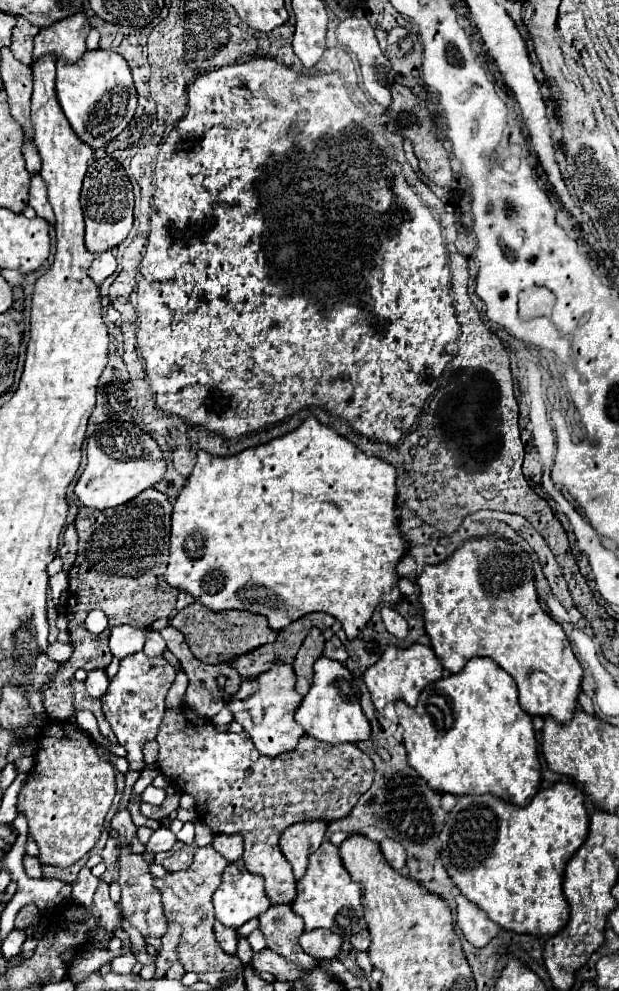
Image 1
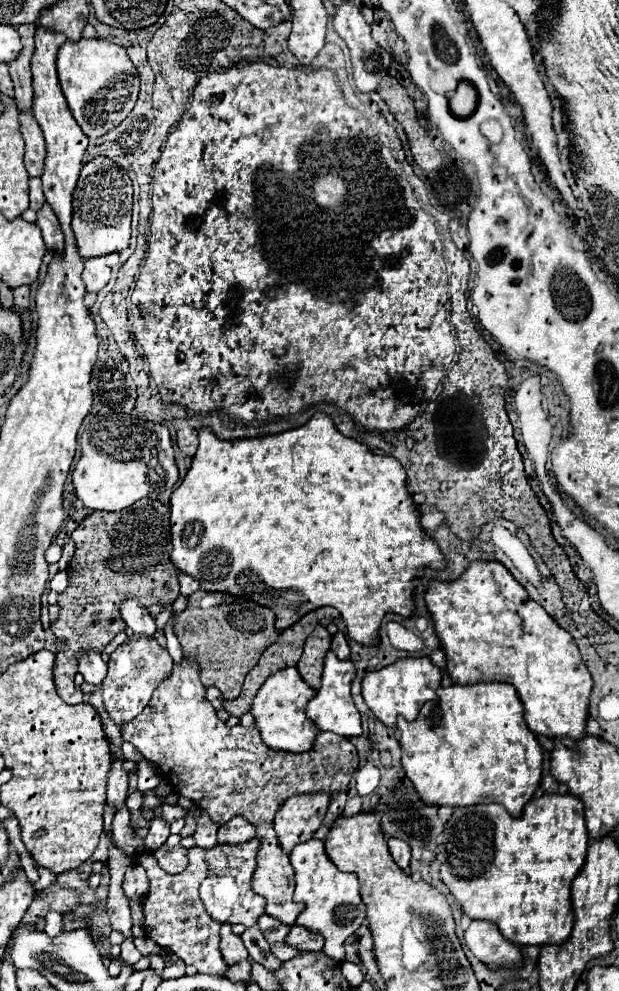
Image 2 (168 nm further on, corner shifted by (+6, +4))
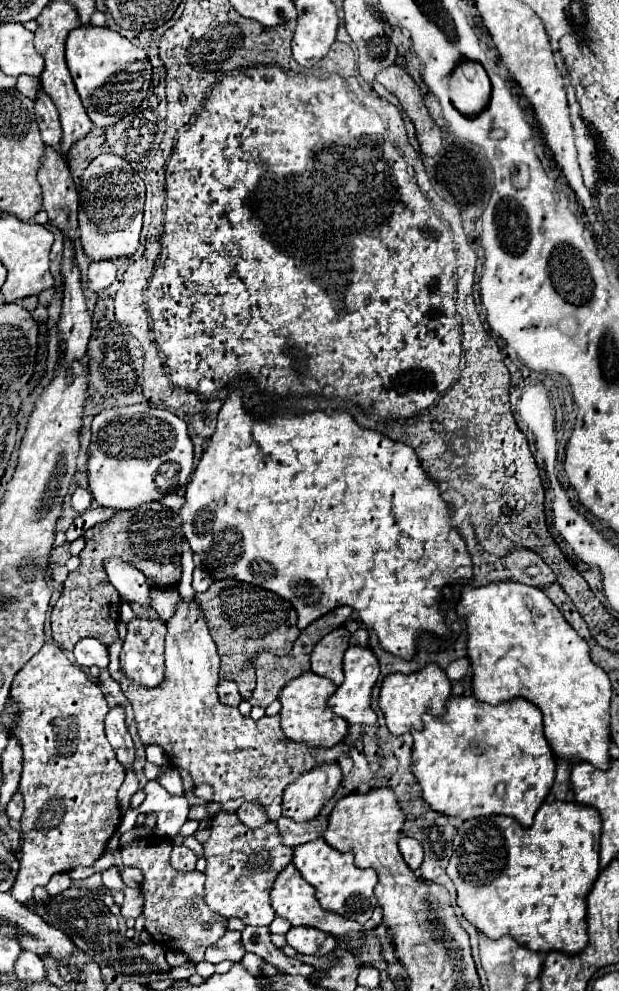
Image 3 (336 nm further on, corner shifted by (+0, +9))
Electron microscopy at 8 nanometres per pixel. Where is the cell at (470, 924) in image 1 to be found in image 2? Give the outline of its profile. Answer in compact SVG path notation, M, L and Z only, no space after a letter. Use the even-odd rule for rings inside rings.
M472 919L468 929L464 931L464 941L468 949L486 965L500 967L500 965L520 965L520 949L506 941L500 929L490 921Z

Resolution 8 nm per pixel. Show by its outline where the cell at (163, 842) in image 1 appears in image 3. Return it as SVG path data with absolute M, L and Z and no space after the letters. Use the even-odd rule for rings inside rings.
M148 782L144 786L146 800L140 808L130 808L122 817L118 831L123 834L135 826L135 817L138 814L150 814L154 812L158 816L156 822L156 834L162 838L174 838L182 824L188 820L190 804L184 796L172 796L168 794L158 782Z

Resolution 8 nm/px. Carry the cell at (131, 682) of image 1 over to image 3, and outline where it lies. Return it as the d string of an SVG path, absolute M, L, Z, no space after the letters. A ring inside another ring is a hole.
M134 616L126 628L128 634L120 652L122 672L142 686L158 686L164 680L166 622Z

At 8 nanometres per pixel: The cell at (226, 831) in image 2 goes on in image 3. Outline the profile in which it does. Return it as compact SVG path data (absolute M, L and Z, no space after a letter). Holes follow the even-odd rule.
M246 802L238 808L238 818L248 826L248 828L258 828L264 822L268 822L268 816L264 814L264 808L258 802Z

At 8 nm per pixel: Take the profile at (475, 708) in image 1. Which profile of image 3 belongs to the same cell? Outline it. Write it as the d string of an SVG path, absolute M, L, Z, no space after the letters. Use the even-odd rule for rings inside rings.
M474 696L450 698L446 704L448 712L444 716L424 714L422 732L412 732L412 774L422 786L424 800L434 812L444 816L458 816L464 822L482 816L510 816L524 828L532 826L536 810L546 800L554 774L556 760L554 752L544 736L542 712L528 700L510 700L502 706L490 706Z

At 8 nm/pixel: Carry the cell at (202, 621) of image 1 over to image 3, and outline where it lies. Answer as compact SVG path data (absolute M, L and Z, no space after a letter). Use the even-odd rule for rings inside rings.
M216 580L206 592L196 594L196 600L202 606L210 636L214 638L222 660L220 678L236 682L240 696L248 700L256 686L254 668L246 664L250 656L260 652L286 656L300 636L294 606L270 590L252 584L240 584L236 580Z

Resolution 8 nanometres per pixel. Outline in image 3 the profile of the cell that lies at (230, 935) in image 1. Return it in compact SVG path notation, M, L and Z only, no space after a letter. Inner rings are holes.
M226 932L216 944L208 946L208 950L206 950L206 962L212 962L212 964L224 962L224 960L240 962L244 954L246 954L246 950L242 948L240 932Z

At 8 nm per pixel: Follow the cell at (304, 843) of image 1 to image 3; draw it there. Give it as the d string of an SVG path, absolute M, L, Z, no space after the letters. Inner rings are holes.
M338 762L322 764L286 786L282 814L292 820L312 820L340 786L342 770Z

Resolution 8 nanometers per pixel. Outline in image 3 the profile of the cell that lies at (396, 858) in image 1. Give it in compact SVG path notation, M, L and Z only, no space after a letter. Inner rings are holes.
M402 836L400 842L398 842L398 846L400 846L400 852L402 852L406 864L408 864L412 870L418 870L420 864L422 864L422 860L424 860L424 850L422 850L422 846L420 846L414 838L408 838L408 836Z

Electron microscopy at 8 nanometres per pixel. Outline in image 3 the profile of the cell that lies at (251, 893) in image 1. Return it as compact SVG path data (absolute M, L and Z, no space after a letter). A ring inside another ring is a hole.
M220 810L210 820L210 838L204 844L204 858L208 862L208 866L206 866L206 904L224 918L236 916L244 924L250 924L250 926L270 926L272 920L276 918L276 912L270 906L270 890L272 890L278 874L292 862L292 856L294 856L294 848L290 848L282 842L276 822L268 822L260 828L248 828L238 820L236 814L228 814L228 812Z

